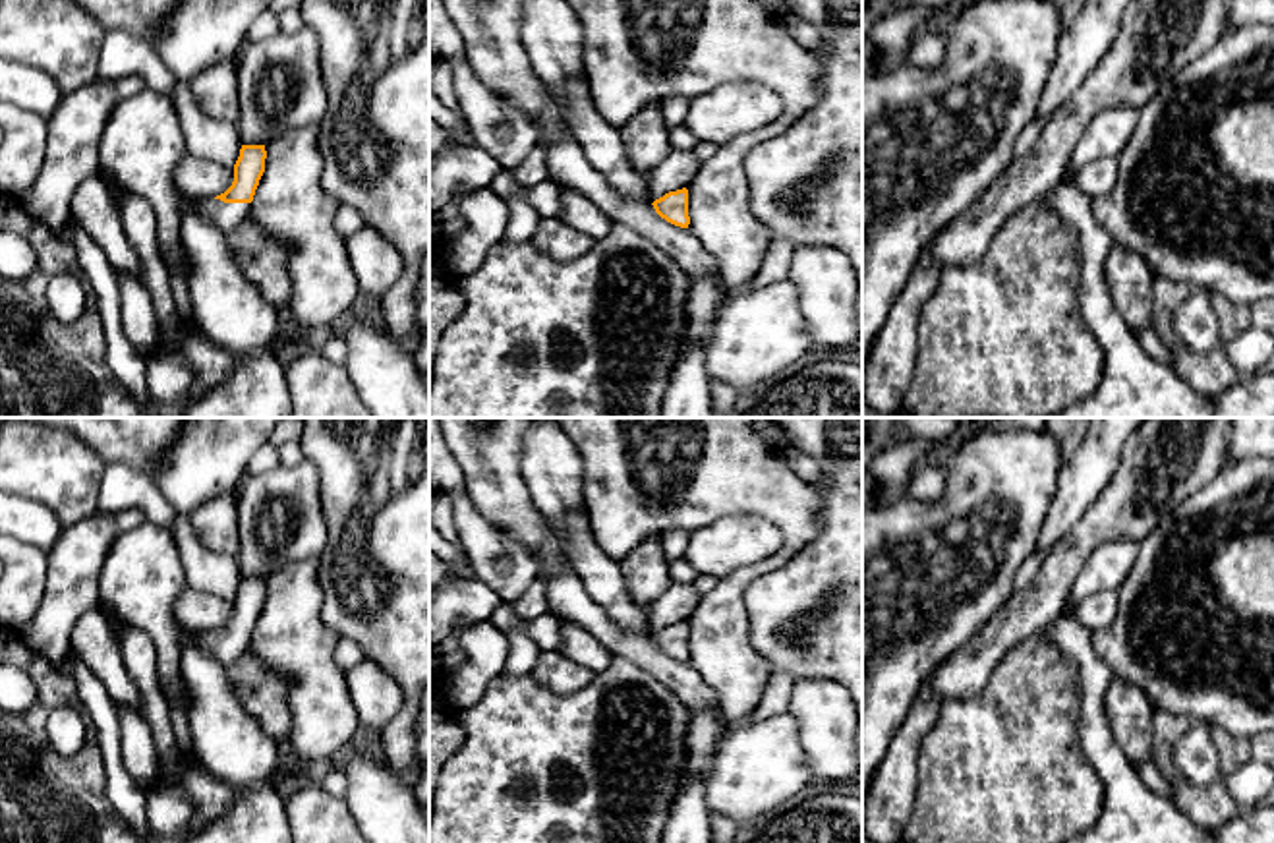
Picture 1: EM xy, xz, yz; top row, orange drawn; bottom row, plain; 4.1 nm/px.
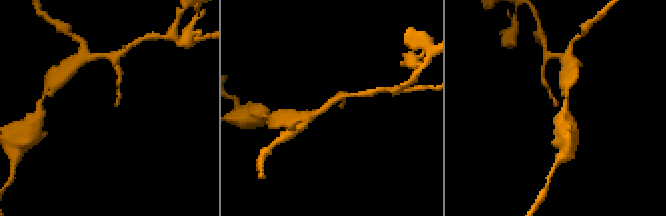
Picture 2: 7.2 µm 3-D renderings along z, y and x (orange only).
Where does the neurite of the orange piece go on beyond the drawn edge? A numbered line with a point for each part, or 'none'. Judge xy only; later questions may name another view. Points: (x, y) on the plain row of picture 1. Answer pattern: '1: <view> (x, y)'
1: xy (227, 650)

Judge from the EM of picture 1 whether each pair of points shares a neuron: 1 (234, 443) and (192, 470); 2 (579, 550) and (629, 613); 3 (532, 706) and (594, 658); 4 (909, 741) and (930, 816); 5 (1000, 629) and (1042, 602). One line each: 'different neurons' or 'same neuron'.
1: same neuron
2: same neuron
3: different neurons
4: different neurons
5: same neuron

